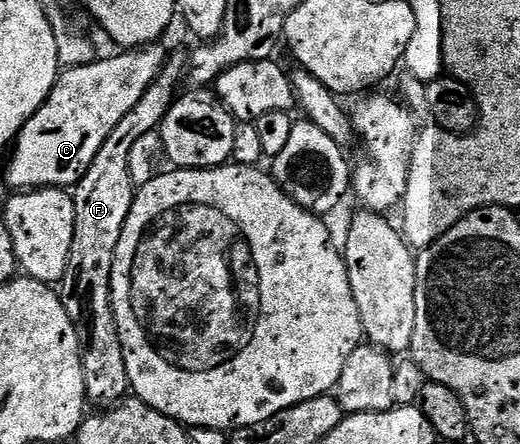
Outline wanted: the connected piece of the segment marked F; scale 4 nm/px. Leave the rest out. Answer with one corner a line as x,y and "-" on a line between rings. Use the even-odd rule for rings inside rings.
171,52
158,77
144,91
140,103
116,123
112,135
104,139
104,147
96,151
92,167
73,186
72,196
76,223
72,235
72,251
68,255
68,267
60,282
60,296
72,327
76,327
76,339
82,352
86,400
91,406
105,411
122,404
131,392
128,367
124,367
124,351
112,307
112,263
116,259
116,247
120,247
120,235
124,235
124,223
132,211
136,187
128,171
128,155
140,135
155,132
161,126
166,113
179,96
183,84
188,57
184,52

